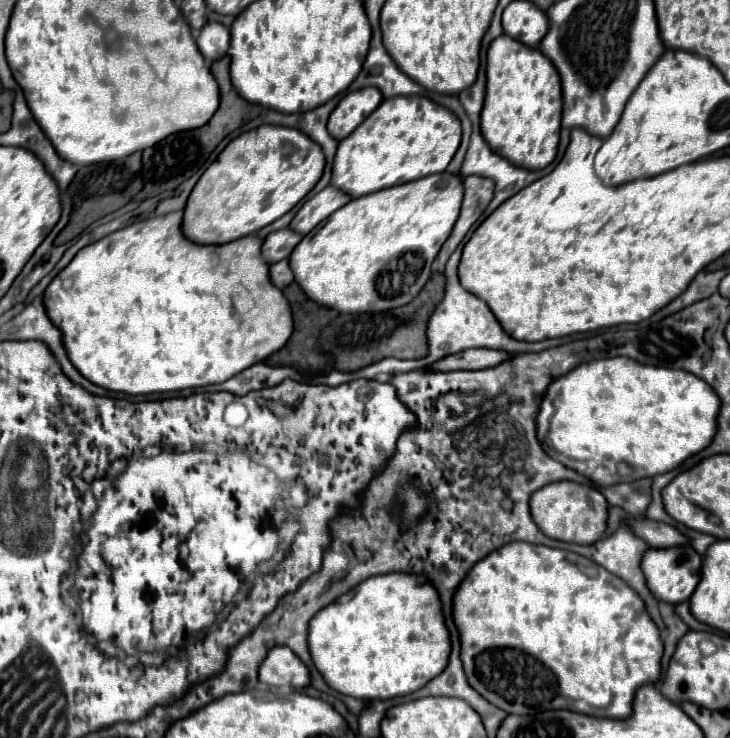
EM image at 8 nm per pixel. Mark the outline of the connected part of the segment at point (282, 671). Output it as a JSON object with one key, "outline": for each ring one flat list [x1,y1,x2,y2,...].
{"outline":[[279,647,271,649,267,661,259,667,259,681,273,687,293,685,297,689,303,689,309,685,311,673,289,647]]}

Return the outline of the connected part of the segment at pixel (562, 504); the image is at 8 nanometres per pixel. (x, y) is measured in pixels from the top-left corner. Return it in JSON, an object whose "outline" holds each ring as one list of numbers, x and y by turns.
{"outline":[[555,481,555,483,545,485,543,489,535,491,531,495,529,505,531,505,531,515,535,517,535,523,551,539,591,545,591,543,599,541,607,531,609,503,601,495,601,491,597,491,589,485,581,485,575,481]]}

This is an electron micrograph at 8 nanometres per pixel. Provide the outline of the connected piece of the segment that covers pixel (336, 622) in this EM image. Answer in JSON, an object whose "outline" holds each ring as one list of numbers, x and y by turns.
{"outline":[[387,573,369,577,363,581,363,585,357,585,339,597,339,601,327,605,327,609,321,609,311,619,309,645,315,667,335,691,371,701,413,693,443,673,451,653,451,635,441,613,439,593,427,577,411,573]]}

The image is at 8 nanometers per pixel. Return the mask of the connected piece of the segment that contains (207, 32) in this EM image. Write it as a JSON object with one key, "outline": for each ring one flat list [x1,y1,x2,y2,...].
{"outline":[[207,23,197,37,197,47,203,53,203,57,207,59,207,63,221,59,229,49,227,27,221,23]]}

